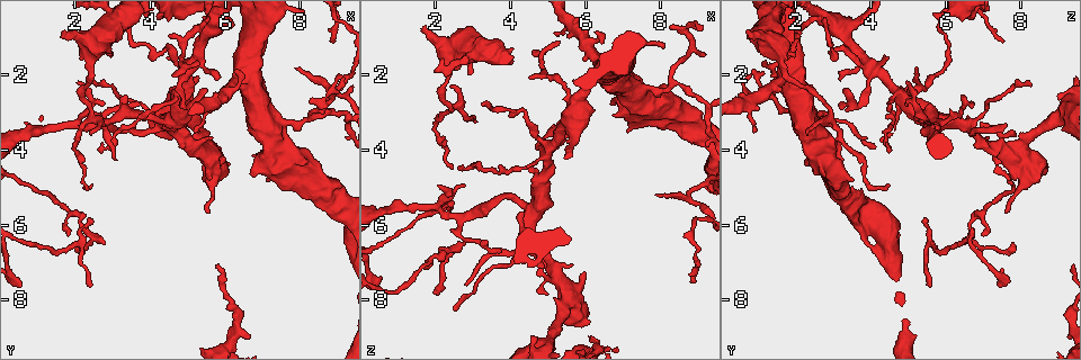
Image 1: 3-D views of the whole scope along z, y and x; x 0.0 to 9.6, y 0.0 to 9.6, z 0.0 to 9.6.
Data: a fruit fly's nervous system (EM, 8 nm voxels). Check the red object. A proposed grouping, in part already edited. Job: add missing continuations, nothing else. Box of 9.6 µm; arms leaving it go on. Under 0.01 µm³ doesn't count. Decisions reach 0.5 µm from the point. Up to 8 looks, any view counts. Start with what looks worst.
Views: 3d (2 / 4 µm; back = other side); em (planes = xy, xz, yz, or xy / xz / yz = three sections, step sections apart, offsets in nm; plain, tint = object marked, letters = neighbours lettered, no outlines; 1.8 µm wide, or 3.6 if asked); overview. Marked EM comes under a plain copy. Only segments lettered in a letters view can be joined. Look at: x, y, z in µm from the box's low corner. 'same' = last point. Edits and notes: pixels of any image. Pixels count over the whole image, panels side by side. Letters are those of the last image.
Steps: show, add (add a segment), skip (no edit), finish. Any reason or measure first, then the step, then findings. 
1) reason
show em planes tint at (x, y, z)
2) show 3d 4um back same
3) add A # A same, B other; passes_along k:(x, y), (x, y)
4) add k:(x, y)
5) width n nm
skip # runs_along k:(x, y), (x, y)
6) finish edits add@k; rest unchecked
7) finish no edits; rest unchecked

branch stops here
show em planes letters at (2.85, 1.45, 1.95)

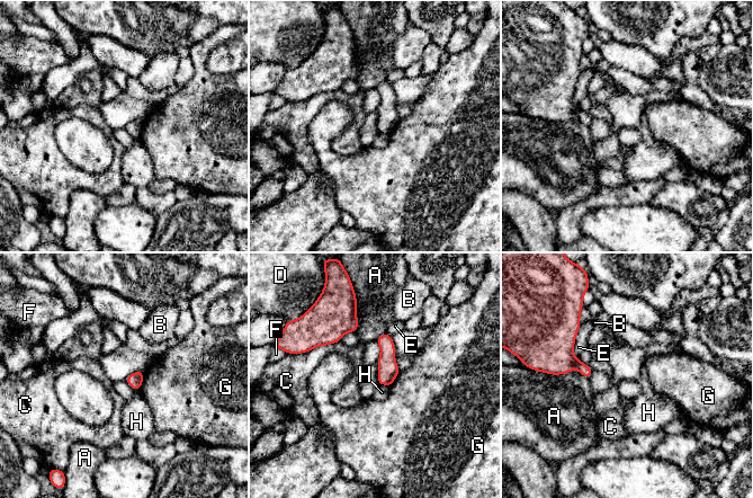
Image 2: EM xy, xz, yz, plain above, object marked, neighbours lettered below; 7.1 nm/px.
skip # A other, B other, C other, D other, E other, F other, G other, H other; border 2:(379, 384), (388, 387); no lettered segment goes on from it

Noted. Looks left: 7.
branch stops here
show 3d 4um at (1.80, 0.90, 0.75)

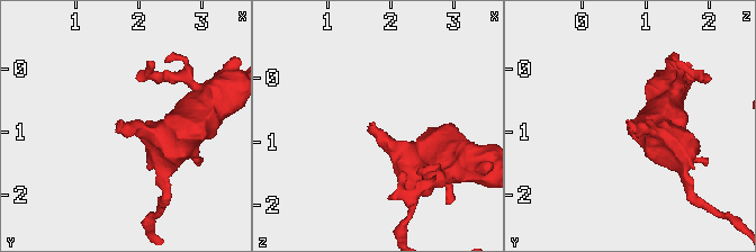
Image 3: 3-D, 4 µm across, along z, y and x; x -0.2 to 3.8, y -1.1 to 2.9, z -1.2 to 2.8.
show em planes tint at (1.75, 0.85, 0.70)

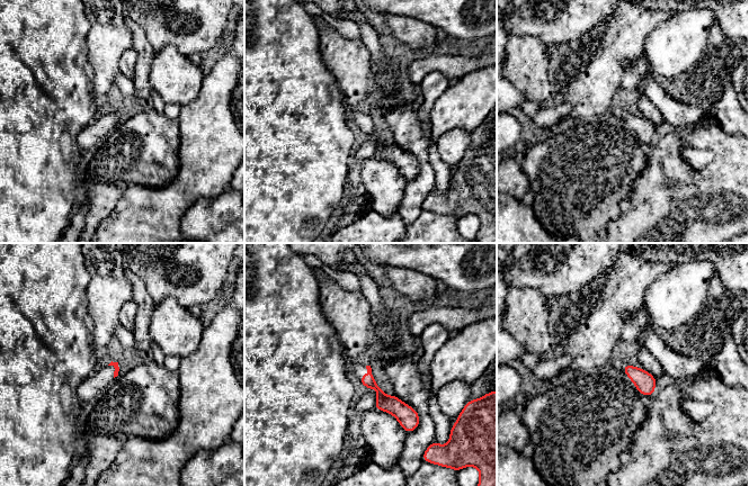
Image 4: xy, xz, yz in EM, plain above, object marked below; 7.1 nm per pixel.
what lies round it
show em planes letters same

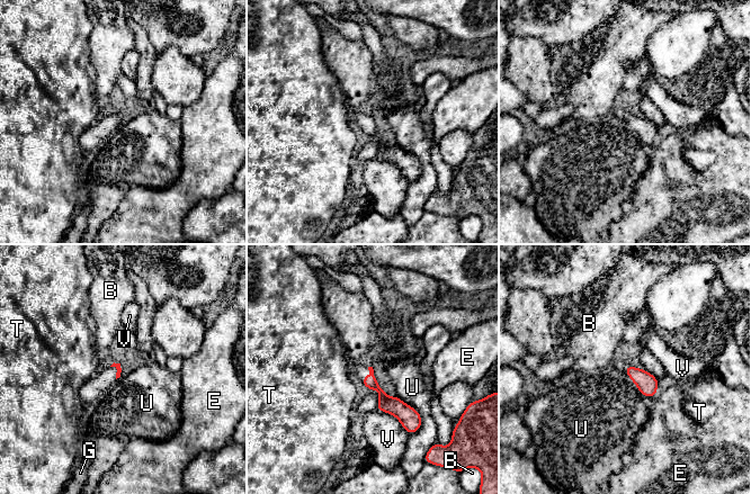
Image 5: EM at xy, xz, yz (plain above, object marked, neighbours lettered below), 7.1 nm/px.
skip # B other, E other, G other, T other, U other, V other; runs_along 5:(365, 380), (416, 422); no lettered segment goes on from it

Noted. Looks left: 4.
branch point
show em planes letters at (8.80, 2.35, 5.25)

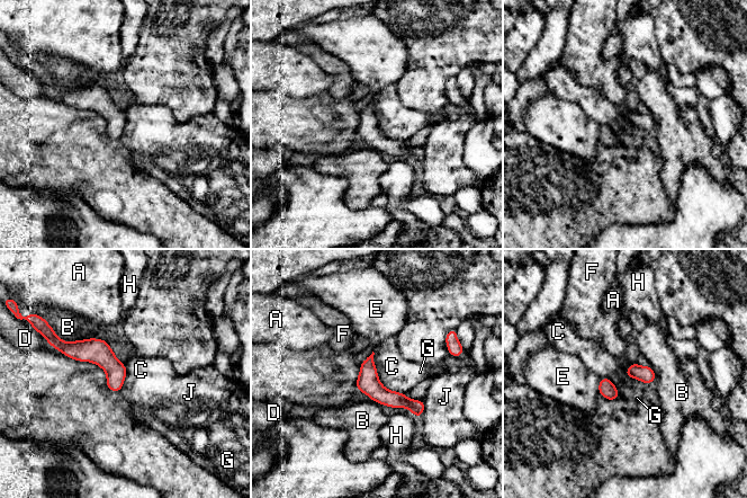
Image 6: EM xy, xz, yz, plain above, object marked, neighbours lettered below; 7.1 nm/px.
width 120 nm
skip # A other, B other, C other, D other, E other, F other, G other, H other, J other; runs_along 6:(362, 366), (385, 397), (419, 412); no lettered segment goes on from it

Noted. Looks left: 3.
finish no edits; rest unchecked

